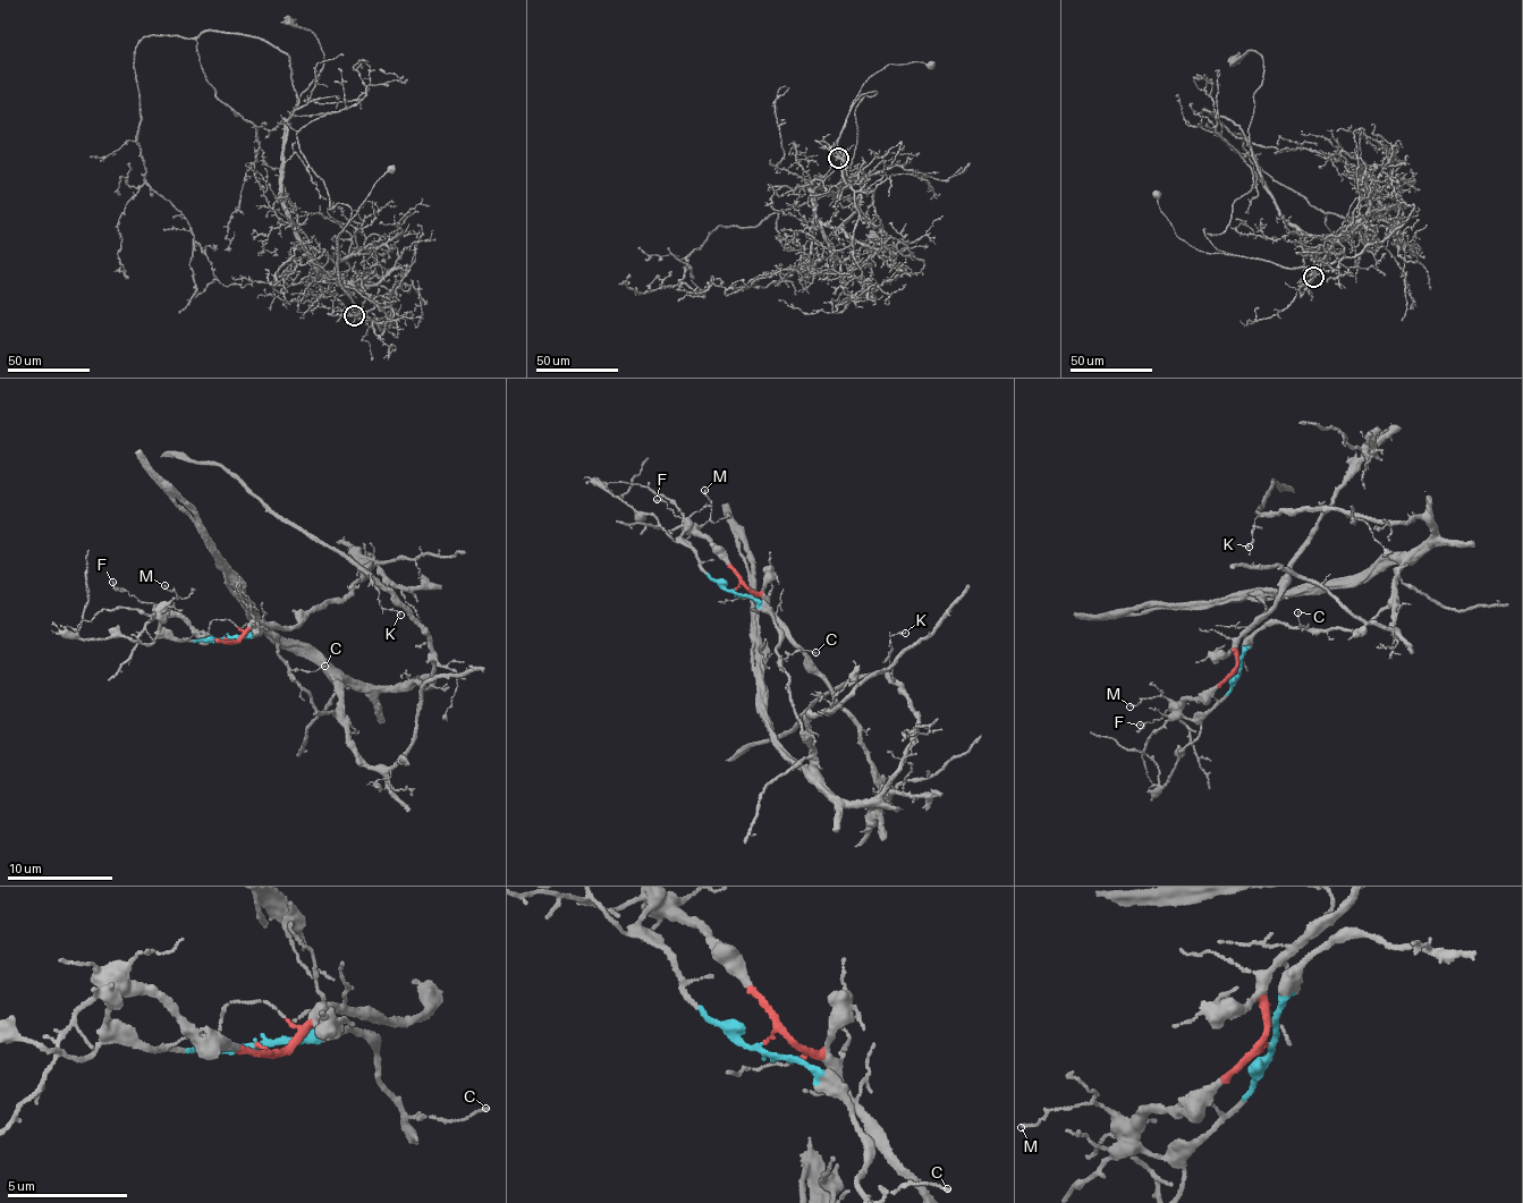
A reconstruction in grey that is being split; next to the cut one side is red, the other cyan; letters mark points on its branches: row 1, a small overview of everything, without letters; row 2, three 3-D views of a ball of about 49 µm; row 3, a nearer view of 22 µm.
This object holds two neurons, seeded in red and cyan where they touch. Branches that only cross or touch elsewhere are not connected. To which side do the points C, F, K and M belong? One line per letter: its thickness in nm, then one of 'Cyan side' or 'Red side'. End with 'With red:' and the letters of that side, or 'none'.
C: Thickness 100 nm. Cyan side
F: Thickness 120 nm. Red side
K: Thickness 100 nm. Cyan side
M: Thickness 100 nm. Red side
With red: F, M

